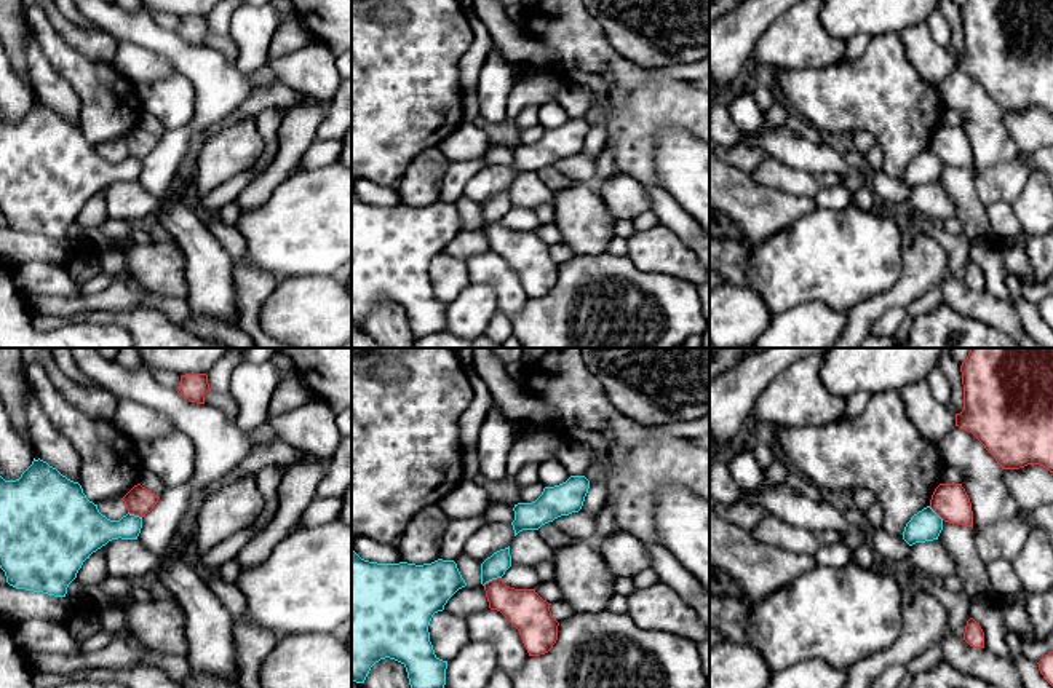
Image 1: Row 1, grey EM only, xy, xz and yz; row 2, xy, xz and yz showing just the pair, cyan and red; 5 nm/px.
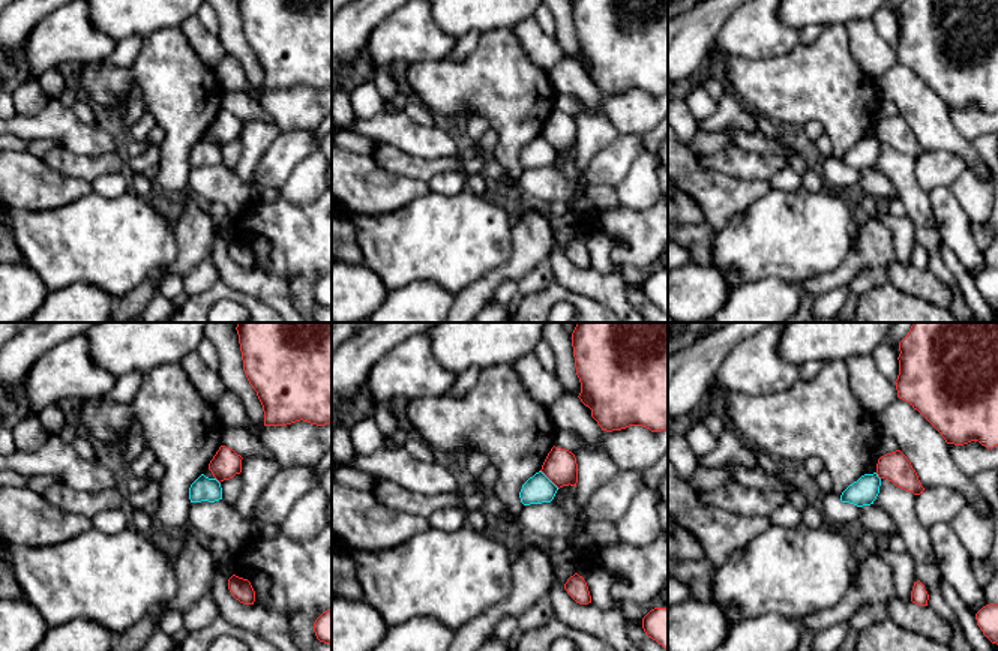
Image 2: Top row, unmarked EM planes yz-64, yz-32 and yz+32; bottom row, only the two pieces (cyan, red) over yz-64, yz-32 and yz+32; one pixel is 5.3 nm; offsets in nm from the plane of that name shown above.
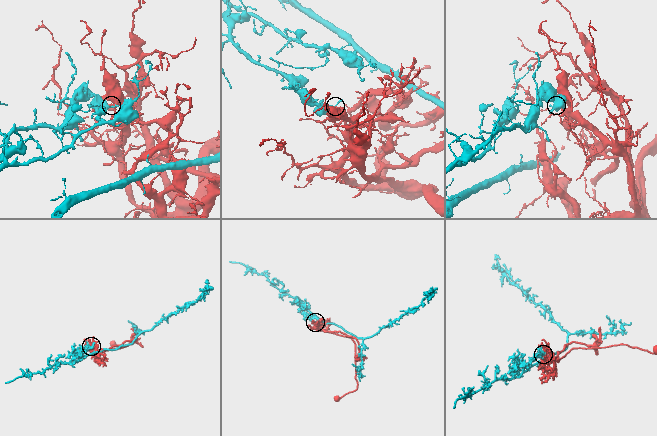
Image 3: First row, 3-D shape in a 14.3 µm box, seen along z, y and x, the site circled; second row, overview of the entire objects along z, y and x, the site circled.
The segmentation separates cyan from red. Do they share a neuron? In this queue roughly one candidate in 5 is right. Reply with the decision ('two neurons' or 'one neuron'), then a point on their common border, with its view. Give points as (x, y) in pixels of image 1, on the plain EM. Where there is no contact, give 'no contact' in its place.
two neurons | xz (491, 222)

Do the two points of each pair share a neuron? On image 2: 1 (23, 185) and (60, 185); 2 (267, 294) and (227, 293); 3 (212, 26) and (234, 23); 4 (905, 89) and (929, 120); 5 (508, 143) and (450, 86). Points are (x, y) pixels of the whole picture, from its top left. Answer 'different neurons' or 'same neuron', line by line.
1: same neuron
2: different neurons
3: different neurons
4: same neuron
5: same neuron

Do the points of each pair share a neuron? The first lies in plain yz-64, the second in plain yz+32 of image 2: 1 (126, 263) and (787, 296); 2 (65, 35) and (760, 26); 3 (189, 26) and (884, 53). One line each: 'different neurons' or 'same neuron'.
1: different neurons
2: same neuron
3: same neuron

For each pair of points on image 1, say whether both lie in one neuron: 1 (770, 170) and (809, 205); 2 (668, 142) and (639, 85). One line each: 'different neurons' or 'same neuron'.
1: different neurons
2: different neurons

